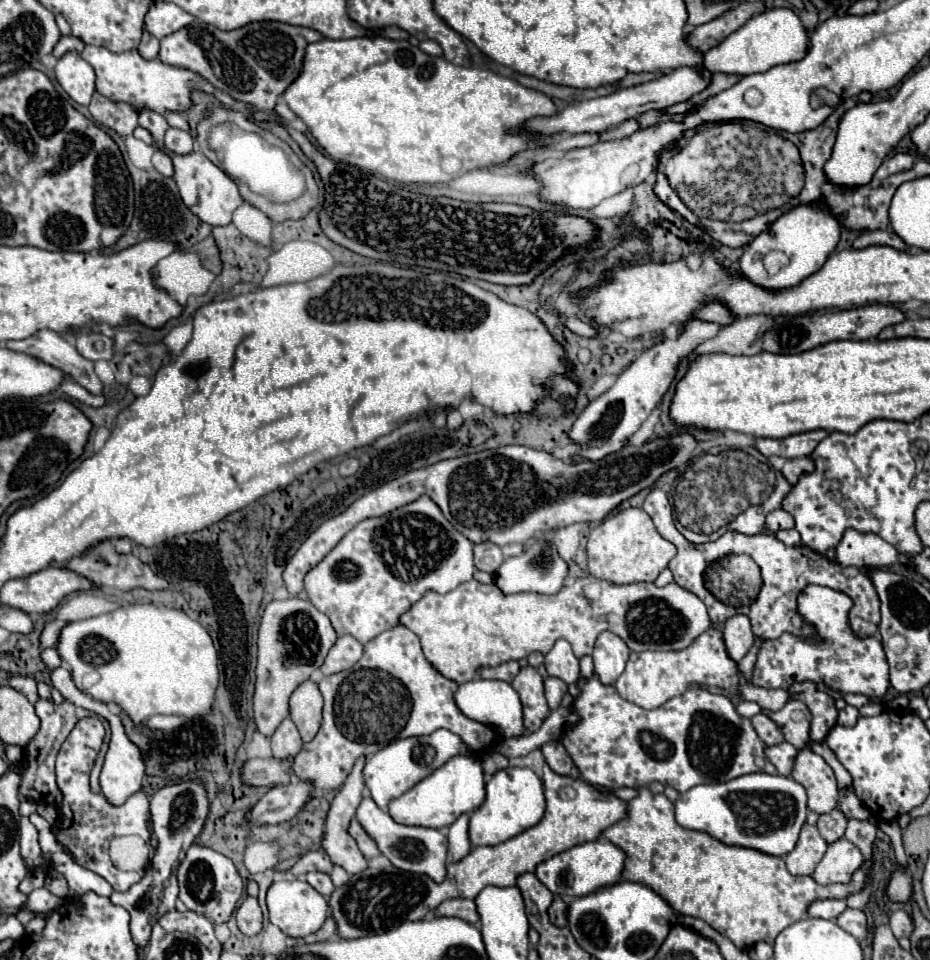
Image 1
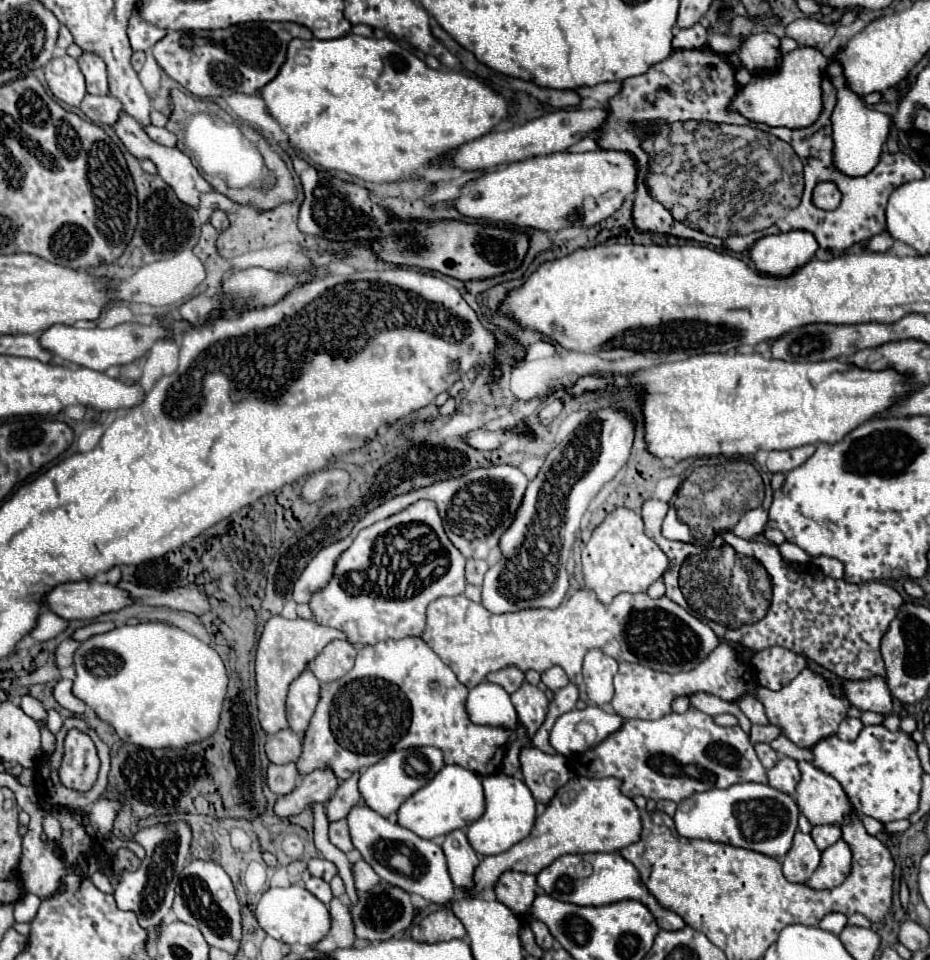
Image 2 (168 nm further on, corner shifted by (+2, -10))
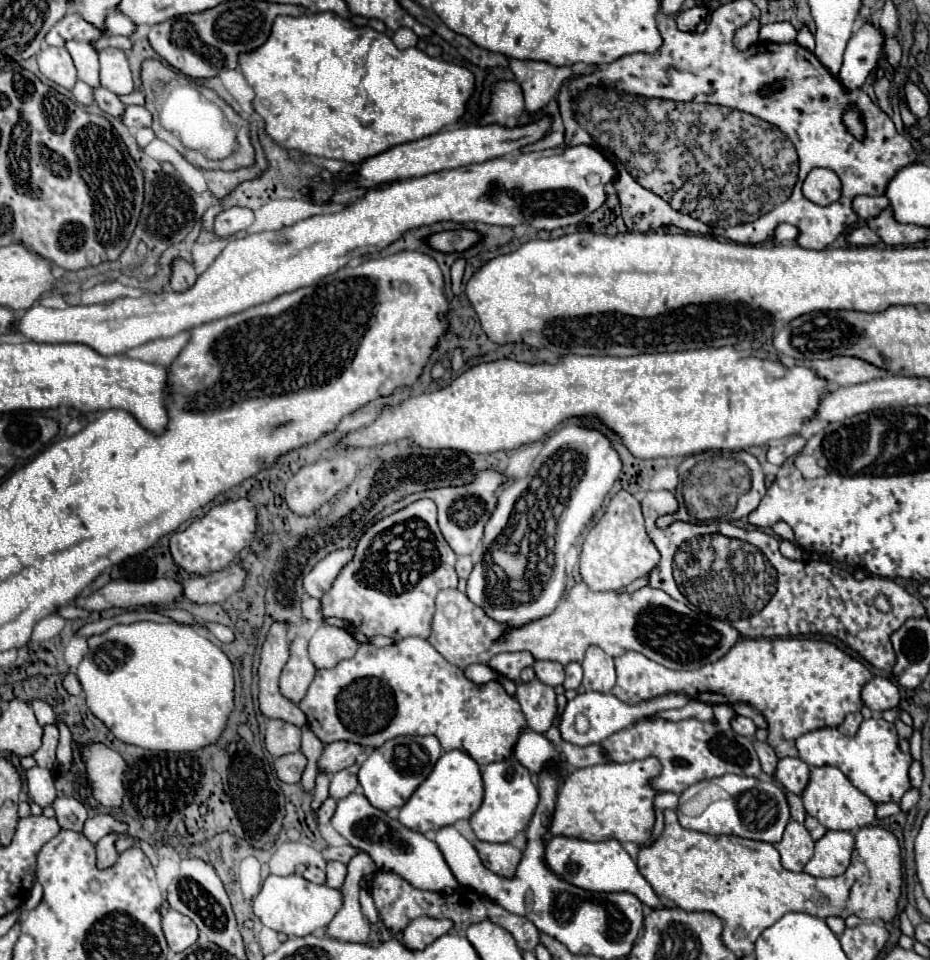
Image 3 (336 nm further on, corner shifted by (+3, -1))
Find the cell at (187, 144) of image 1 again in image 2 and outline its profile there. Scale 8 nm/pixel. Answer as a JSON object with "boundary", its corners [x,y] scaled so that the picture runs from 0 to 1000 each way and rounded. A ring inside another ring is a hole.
{"boundary":[[[153,131],[153,135],[170,150],[176,150],[176,152],[189,152],[189,142],[185,138],[181,138],[178,133],[170,133],[170,131]]]}

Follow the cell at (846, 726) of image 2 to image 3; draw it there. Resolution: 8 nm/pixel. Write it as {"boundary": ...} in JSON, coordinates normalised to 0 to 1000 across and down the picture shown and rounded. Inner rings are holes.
{"boundary":[[[913,743],[913,745],[909,747],[909,751],[906,751],[900,759],[902,759],[904,764],[909,764],[909,766],[919,766],[922,759],[924,759],[924,755],[926,755],[926,751],[928,751],[926,743]]]}

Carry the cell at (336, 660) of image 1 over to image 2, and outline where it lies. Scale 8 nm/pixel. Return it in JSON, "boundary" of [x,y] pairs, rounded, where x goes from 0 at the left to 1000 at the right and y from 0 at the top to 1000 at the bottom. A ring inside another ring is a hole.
{"boundary":[[[359,667],[348,673],[348,677],[338,685],[333,698],[344,710],[357,710],[374,702],[381,694],[383,675],[372,667]]]}

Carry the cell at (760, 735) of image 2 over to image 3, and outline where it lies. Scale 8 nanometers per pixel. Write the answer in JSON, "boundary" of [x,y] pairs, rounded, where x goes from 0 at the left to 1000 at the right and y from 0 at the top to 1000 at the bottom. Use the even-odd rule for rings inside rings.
{"boundary":[[[795,745],[786,751],[786,757],[788,757],[790,764],[801,766],[801,768],[810,768],[810,766],[814,764],[814,755],[812,755],[808,749],[803,749],[803,747],[795,747]]]}

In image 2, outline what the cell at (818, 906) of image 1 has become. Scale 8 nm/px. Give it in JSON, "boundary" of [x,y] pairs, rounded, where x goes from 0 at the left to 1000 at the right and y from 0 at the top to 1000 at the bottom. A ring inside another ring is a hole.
{"boundary":[[[890,952],[890,954],[886,954],[882,958],[882,967],[890,969],[890,971],[895,971],[899,975],[908,969],[908,965],[910,965],[910,954],[908,952]]]}

